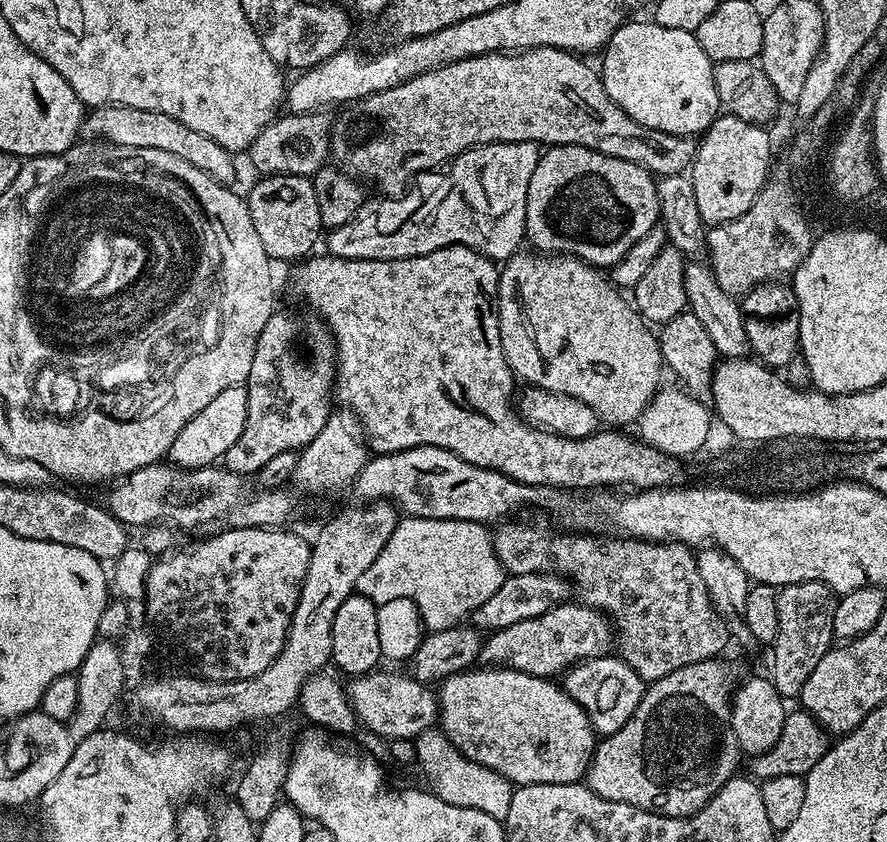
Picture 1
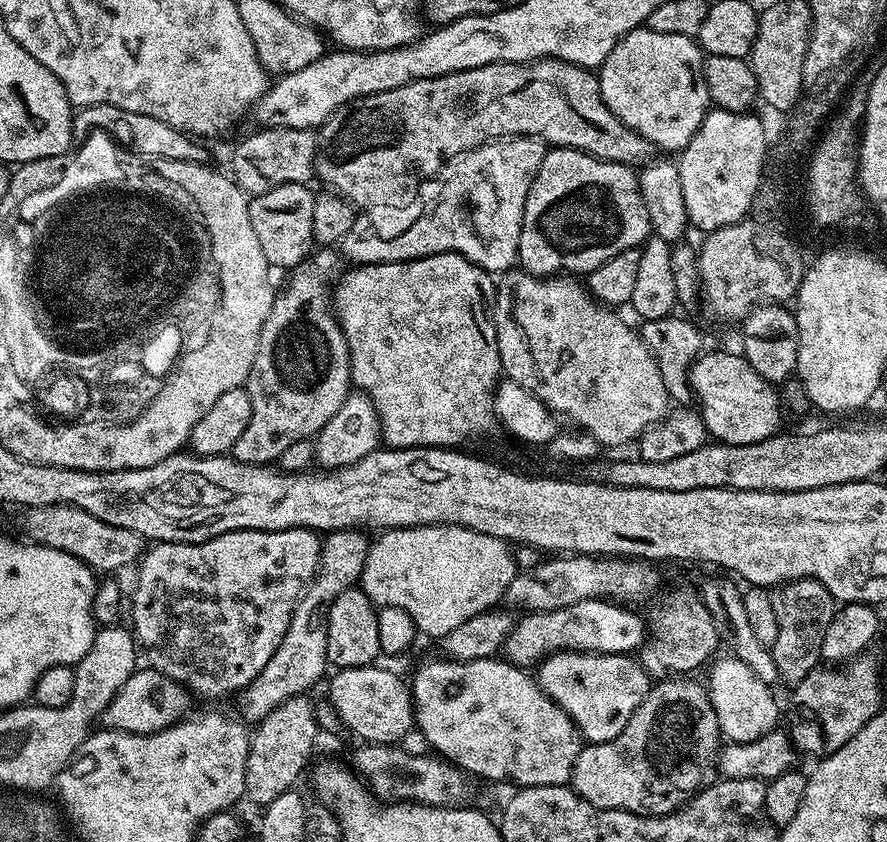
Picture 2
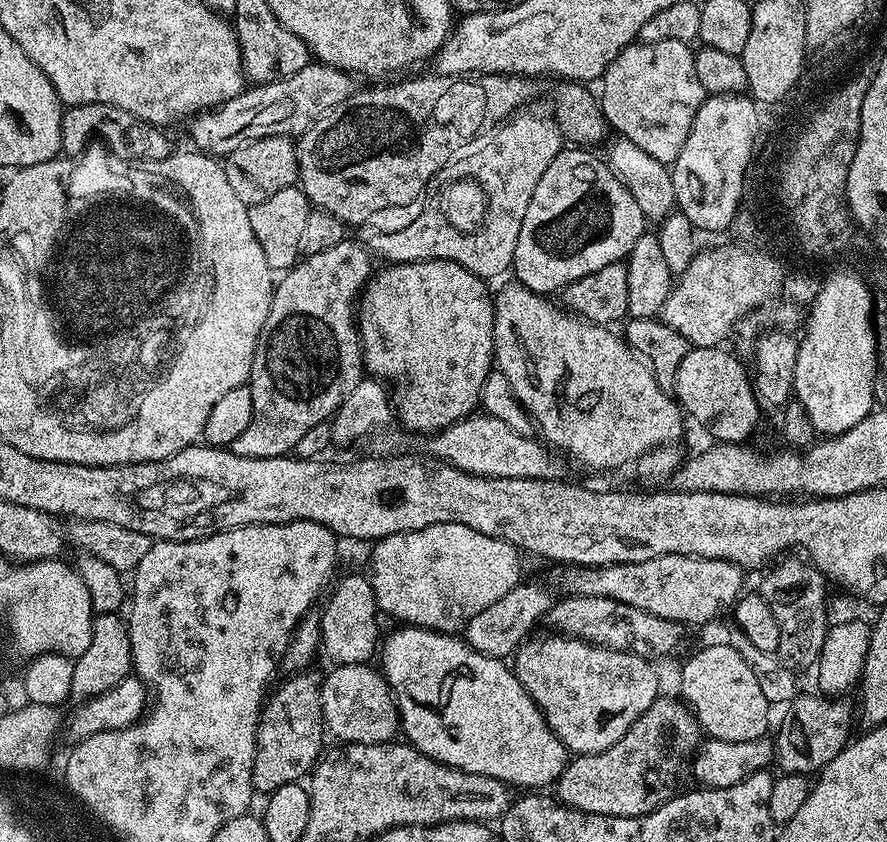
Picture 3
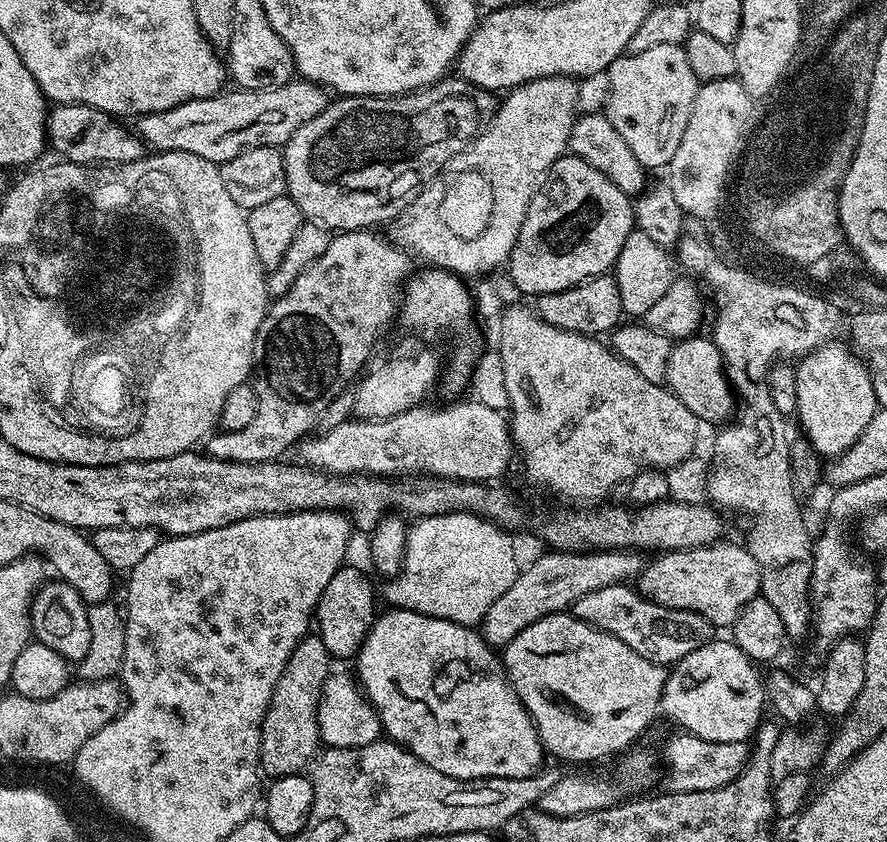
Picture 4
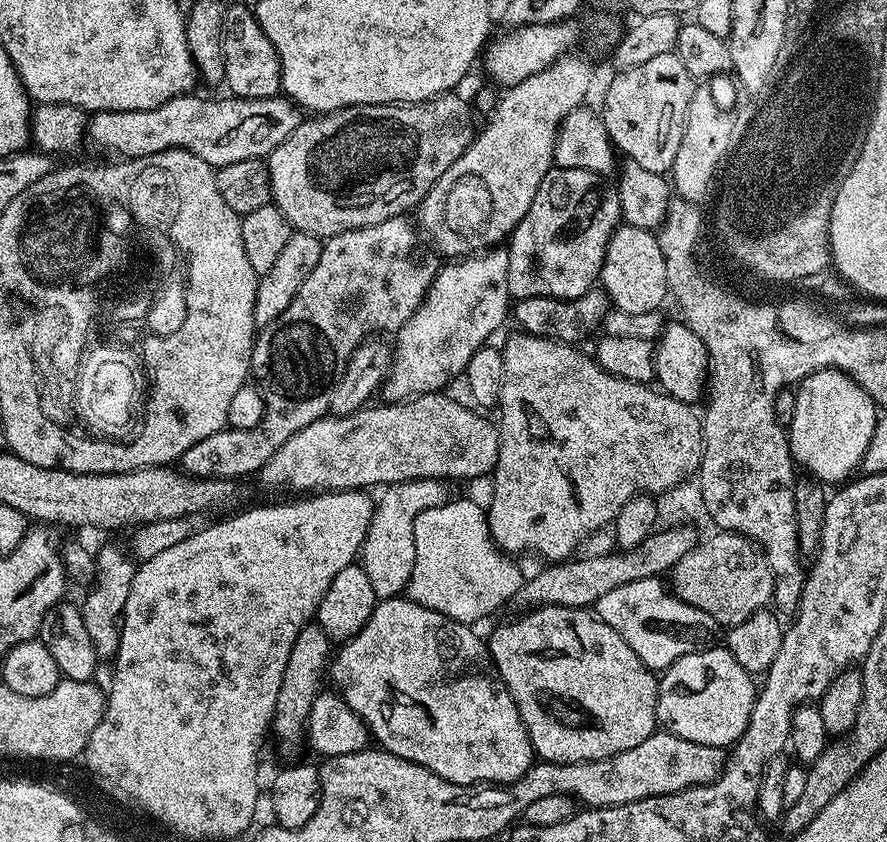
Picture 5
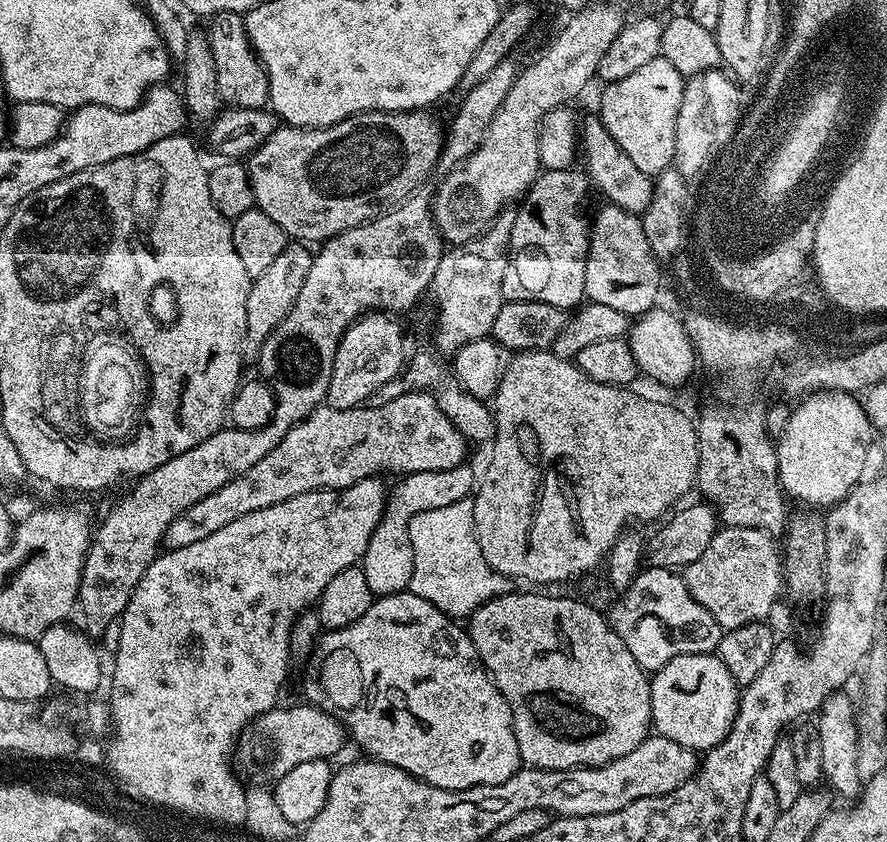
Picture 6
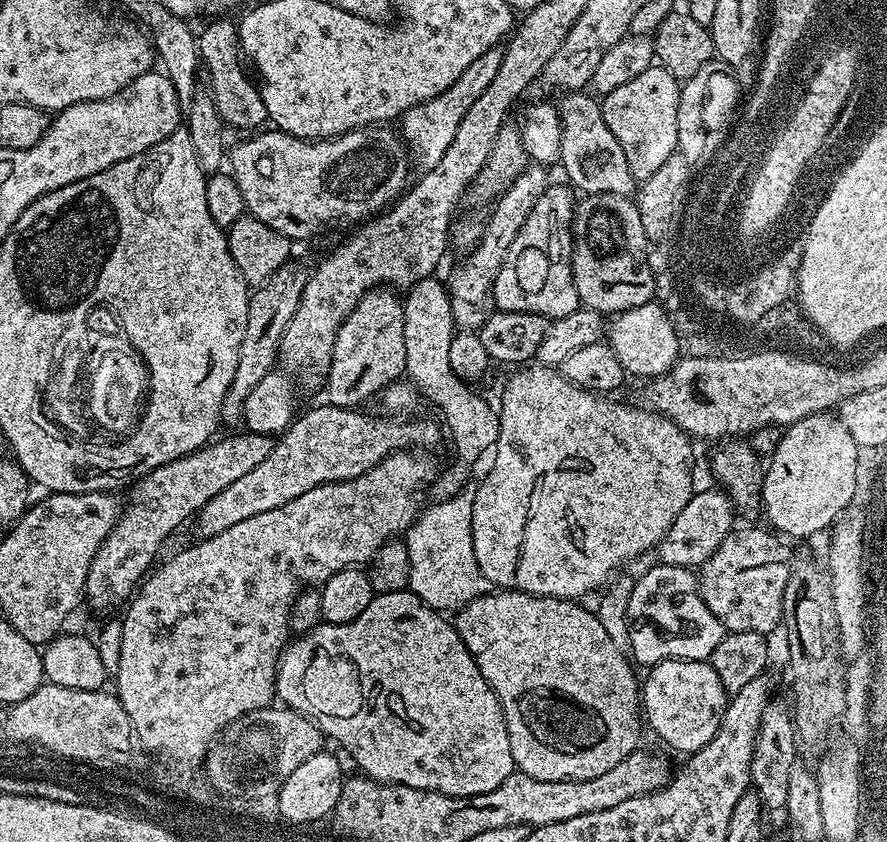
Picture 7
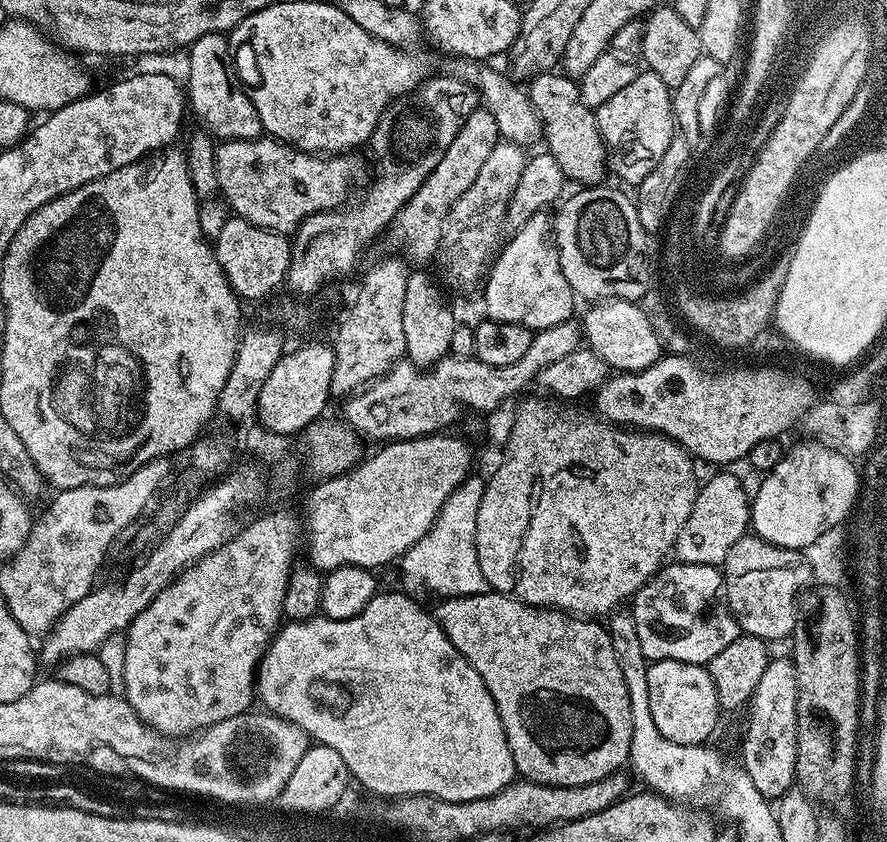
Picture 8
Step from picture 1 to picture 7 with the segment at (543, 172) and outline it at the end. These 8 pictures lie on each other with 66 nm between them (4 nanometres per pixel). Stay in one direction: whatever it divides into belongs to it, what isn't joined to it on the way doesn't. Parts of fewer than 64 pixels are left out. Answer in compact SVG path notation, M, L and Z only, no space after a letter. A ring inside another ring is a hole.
M549 183L547 190L534 202L534 208L522 230L518 230L498 270L492 299L501 312L533 312L555 318L574 314L574 310L582 306L572 277L574 192L561 184Z

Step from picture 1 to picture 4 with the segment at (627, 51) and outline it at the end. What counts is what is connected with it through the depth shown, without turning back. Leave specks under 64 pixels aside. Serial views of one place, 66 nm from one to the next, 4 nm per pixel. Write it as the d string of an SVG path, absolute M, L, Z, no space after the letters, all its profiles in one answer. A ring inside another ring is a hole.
M678 44L666 46L650 46L650 50L642 50L642 54L628 52L619 56L608 68L608 121L618 130L623 141L633 151L634 158L638 160L645 170L651 168L667 169L669 162L674 158L674 150L682 142L682 134L686 130L686 122L690 122L690 110L694 106L694 98L698 81L694 70L690 70L690 62L686 62L683 47Z

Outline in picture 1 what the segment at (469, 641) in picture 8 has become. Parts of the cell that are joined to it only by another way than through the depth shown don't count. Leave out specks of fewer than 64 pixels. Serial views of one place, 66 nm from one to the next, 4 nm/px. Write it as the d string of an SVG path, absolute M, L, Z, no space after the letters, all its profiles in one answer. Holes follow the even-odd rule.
M605 654L572 665L563 673L562 687L570 694L570 698L574 698L574 702L578 702L593 729L601 737L605 737L613 736L618 730L622 730L622 726L626 726L638 702L642 702L646 681L619 655Z

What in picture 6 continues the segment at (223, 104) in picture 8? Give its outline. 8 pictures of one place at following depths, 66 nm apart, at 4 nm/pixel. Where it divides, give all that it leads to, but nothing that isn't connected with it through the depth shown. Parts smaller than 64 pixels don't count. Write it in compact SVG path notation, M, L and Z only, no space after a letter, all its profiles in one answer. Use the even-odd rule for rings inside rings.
M218 12L211 17L209 24L212 25L206 28L206 35L214 54L214 67L218 70L218 94L221 101L229 108L268 108L268 75L248 40L243 15L238 12Z

